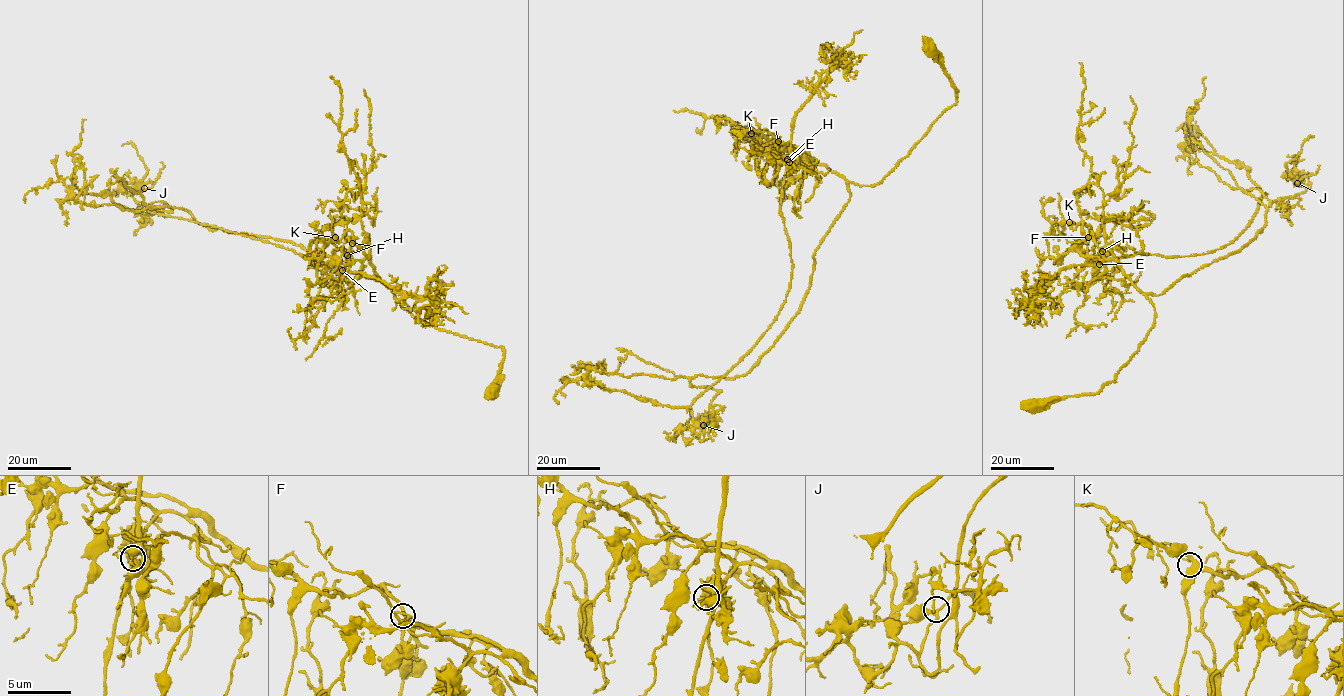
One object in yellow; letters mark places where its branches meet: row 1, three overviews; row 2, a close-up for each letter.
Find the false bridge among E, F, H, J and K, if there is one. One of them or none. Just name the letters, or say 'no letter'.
H

